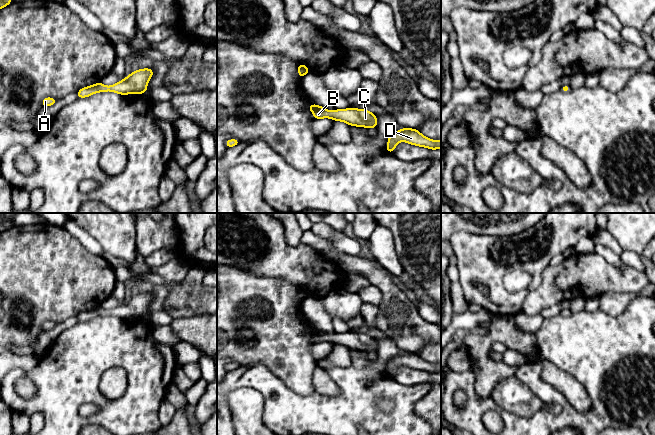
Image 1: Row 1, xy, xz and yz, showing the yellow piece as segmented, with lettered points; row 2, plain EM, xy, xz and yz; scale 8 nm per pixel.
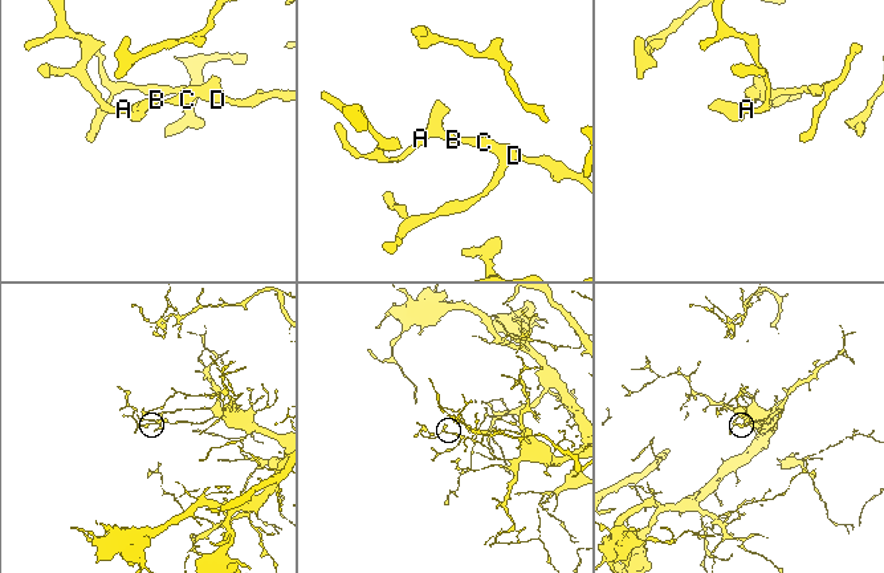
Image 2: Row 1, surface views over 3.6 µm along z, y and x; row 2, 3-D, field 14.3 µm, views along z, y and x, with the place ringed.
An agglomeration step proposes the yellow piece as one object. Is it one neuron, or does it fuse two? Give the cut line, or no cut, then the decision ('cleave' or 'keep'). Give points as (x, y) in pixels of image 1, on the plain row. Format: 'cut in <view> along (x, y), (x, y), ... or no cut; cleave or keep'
no cut; keep

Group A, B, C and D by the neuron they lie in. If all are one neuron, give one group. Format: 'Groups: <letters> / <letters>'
Groups: A B C D

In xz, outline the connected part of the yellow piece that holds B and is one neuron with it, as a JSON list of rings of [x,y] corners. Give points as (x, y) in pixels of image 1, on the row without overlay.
[[[314,327],[309,329],[308,333],[313,336],[314,343],[331,342],[334,345],[343,345],[351,350],[377,353],[377,339],[366,333],[335,333],[333,336],[330,336],[329,333]]]

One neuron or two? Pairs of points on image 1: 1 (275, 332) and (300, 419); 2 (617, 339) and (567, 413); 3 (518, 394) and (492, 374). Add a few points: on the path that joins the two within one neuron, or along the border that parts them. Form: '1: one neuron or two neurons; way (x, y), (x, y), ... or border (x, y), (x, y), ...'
1: two neurons; border (274, 375), (299, 394), (309, 395), (314, 391)
2: one neuron; way (612, 363), (602, 374), (599, 404), (591, 412)
3: two neurons; border (515, 375), (500, 381), (490, 395)

